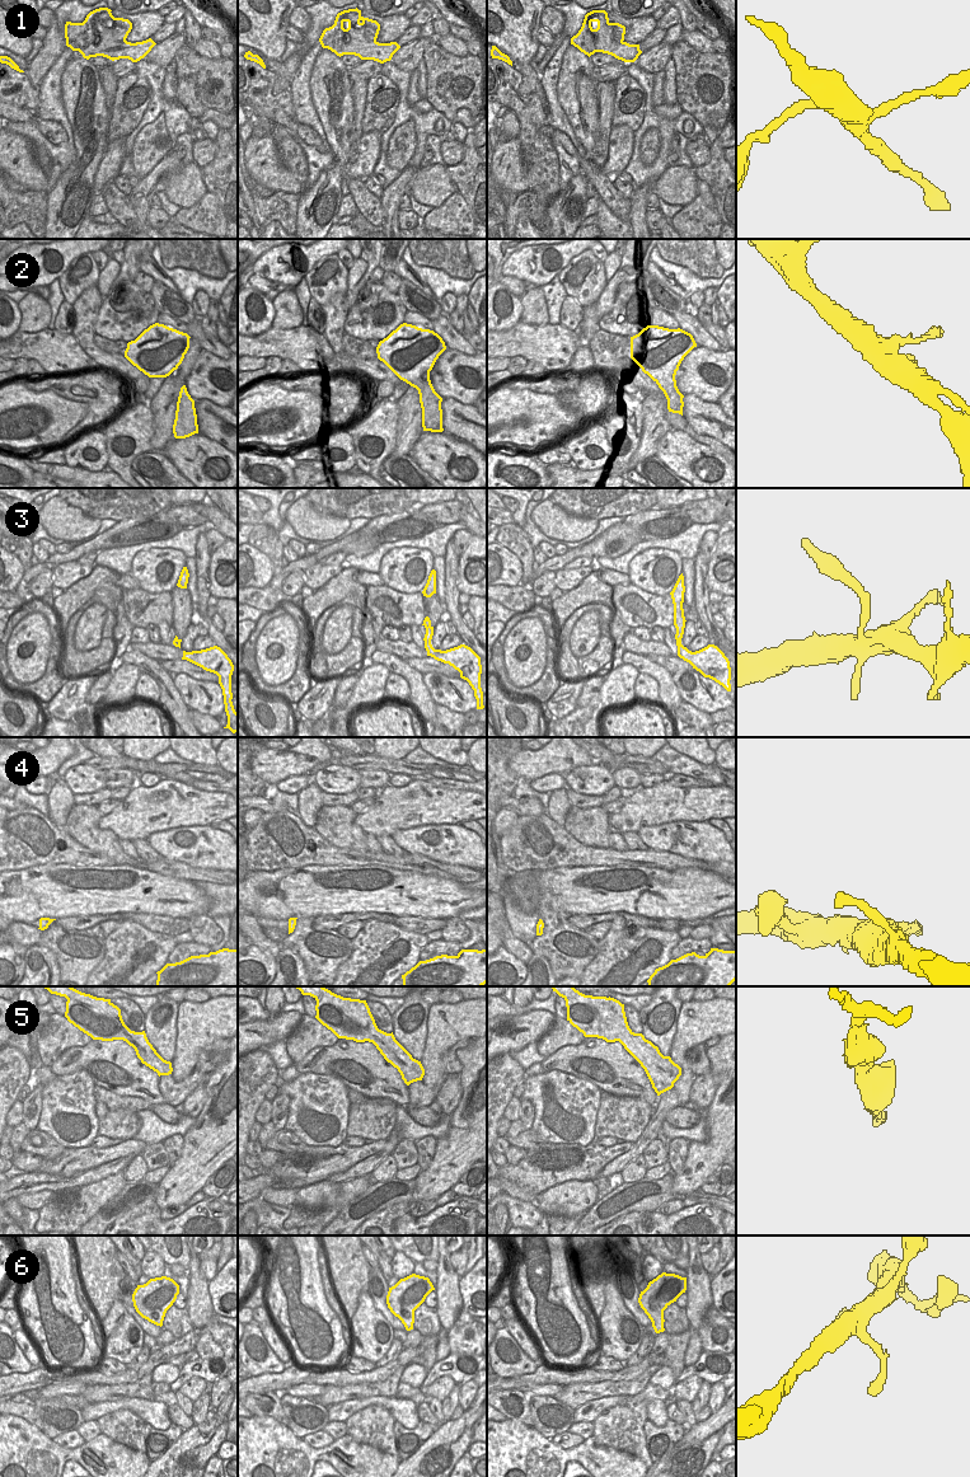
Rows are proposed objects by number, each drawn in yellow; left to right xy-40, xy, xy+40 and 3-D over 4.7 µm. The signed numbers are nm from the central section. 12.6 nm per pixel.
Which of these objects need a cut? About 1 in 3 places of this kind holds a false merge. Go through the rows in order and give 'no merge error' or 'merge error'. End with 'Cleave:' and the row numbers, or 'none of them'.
1: merge error
2: no merge error
3: merge error
4: no merge error
5: no merge error
6: no merge error
Cleave: 1, 3

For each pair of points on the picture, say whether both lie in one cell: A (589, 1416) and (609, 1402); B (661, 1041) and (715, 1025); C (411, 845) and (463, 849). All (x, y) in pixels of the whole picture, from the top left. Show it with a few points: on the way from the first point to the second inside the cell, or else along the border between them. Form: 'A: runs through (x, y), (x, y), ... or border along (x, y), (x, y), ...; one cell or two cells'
A: runs through (594, 1411), (604, 1403); one cell
B: border along (680, 1008), (676, 1032), (669, 1055); two cells
C: runs through (423, 845), (450, 849); one cell

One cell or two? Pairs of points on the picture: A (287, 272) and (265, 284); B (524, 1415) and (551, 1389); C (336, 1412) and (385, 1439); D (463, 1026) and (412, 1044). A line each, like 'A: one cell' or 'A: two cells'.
A: two cells
B: two cells
C: two cells
D: two cells

